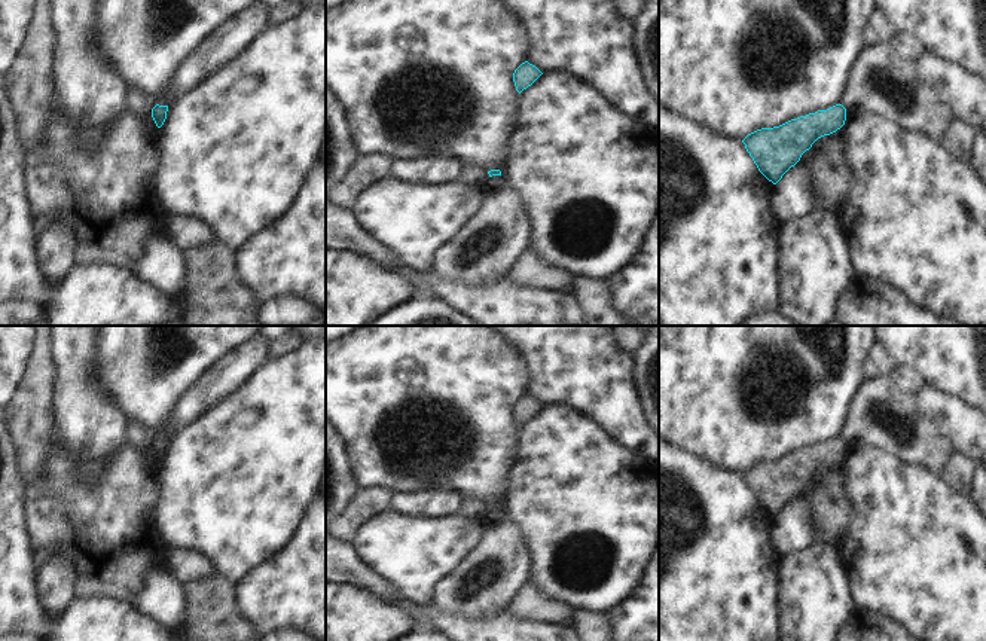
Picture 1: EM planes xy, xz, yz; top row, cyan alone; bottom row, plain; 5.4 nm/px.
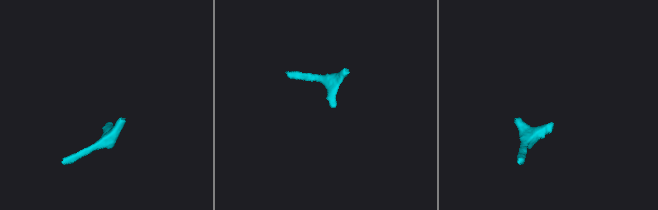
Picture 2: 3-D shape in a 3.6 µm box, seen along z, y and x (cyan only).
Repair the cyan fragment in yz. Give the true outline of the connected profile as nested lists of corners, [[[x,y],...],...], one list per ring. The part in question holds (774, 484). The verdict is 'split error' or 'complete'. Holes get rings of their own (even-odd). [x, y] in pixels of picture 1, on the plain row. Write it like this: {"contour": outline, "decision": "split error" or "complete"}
{"contour": [[[836,437],[779,460],[757,463],[742,476],[758,504],[776,518],[818,471],[836,466],[845,458],[845,454],[846,442]]], "decision": "complete"}

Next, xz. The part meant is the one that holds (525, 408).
{"contour": [[[528,394],[522,396],[513,406],[516,424],[521,427],[531,419],[543,406]]], "decision": "complete"}

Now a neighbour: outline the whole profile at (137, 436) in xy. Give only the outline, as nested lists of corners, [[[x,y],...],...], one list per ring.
[[[126,421],[126,434],[125,434],[125,445],[146,451],[147,446],[156,439],[156,434],[147,428],[144,428],[137,421]]]

